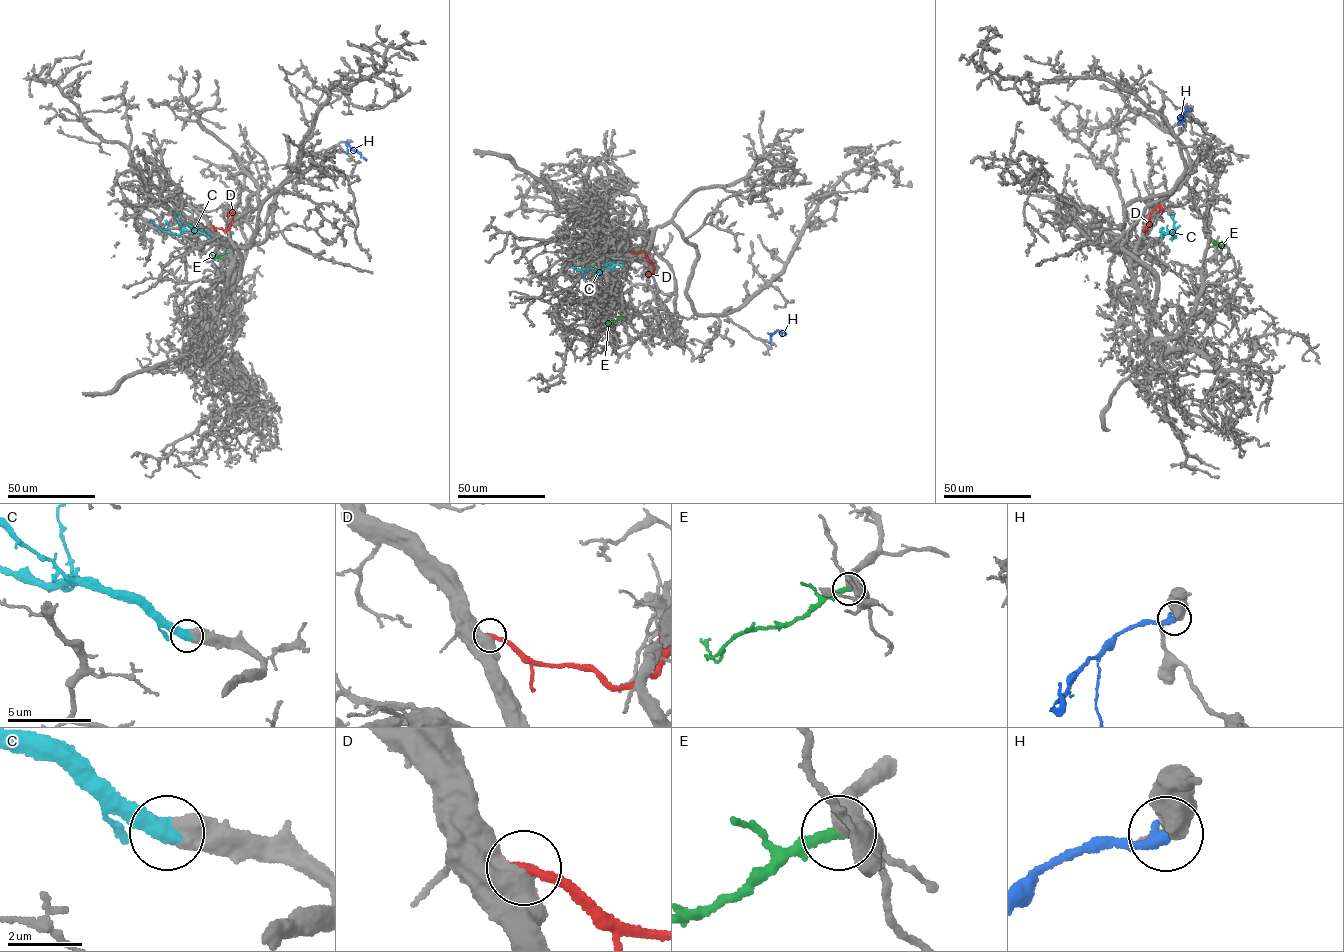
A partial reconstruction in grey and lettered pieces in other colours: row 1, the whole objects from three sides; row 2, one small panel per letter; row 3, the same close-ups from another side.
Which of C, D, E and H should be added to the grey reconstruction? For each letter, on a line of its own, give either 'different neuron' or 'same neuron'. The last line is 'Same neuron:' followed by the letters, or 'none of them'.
C: same neuron
D: different neuron
E: same neuron
H: different neuron
Same neuron: C, E

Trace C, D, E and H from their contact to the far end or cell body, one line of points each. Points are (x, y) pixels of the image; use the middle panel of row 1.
C: (623, 266), (615, 265), (599, 271), (570, 267)
D: (631, 251), (644, 251), (653, 263), (652, 274), (646, 272)
E: (622, 317), (608, 324), (607, 322)
H: (770, 342), (775, 331), (782, 331), (785, 335)

